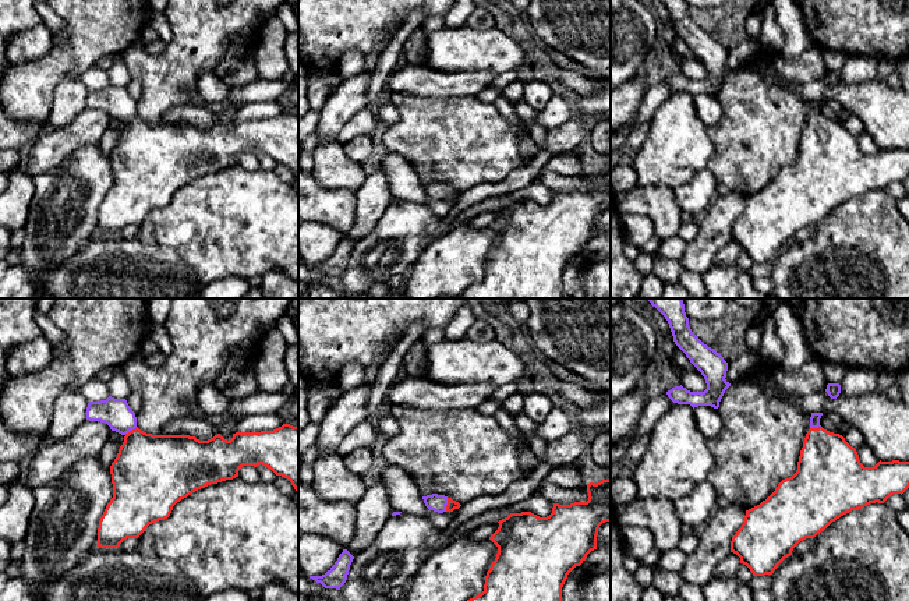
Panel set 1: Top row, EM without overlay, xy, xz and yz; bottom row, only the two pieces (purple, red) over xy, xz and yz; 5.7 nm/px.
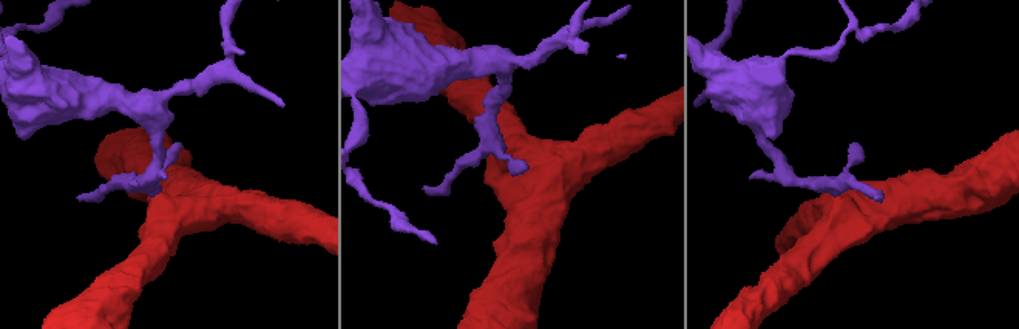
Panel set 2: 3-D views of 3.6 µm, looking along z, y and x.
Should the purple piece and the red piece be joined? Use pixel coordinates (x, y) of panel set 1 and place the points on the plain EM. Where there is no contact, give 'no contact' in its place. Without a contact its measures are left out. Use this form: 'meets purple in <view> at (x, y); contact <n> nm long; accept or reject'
meets purple in xz at (446, 191); contact 80 nm long; accept

